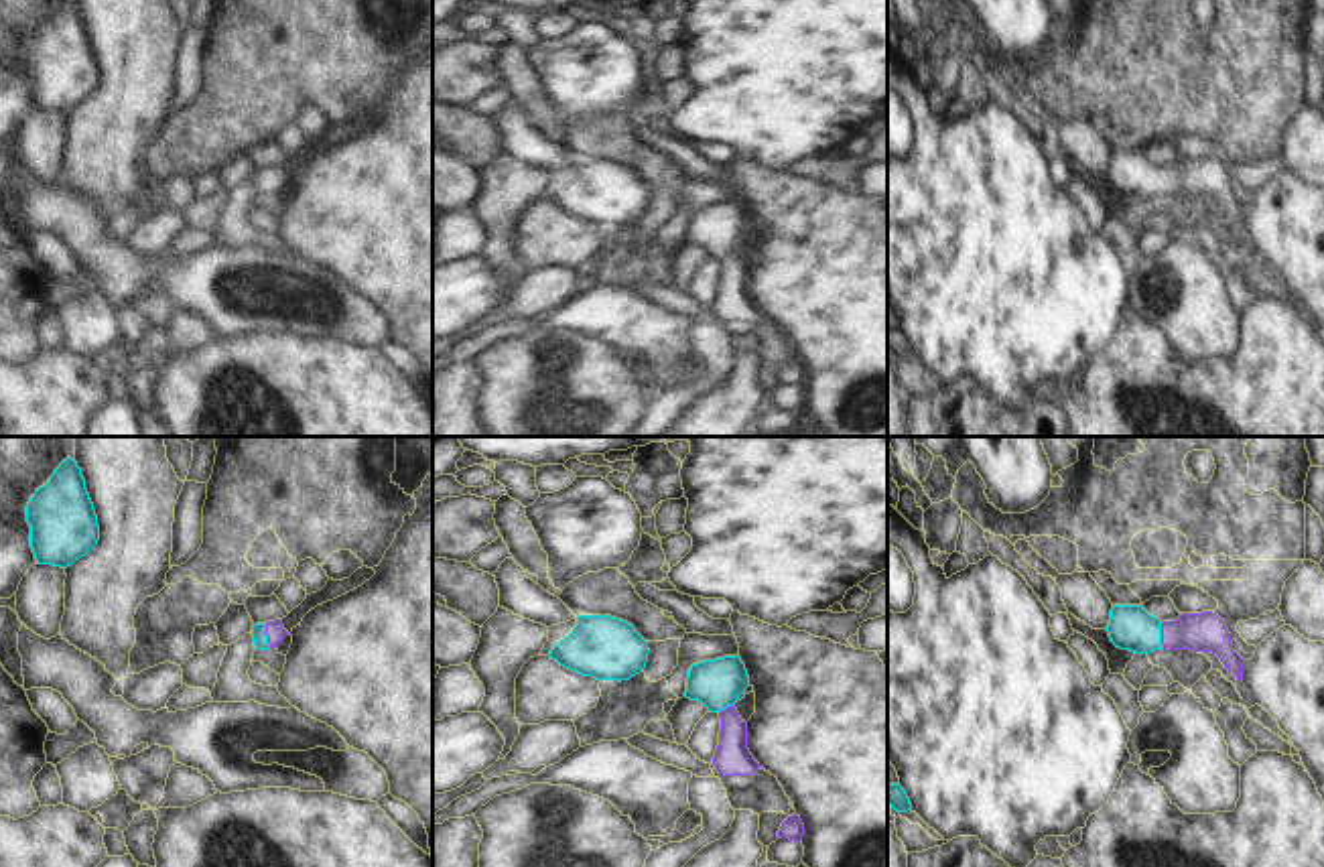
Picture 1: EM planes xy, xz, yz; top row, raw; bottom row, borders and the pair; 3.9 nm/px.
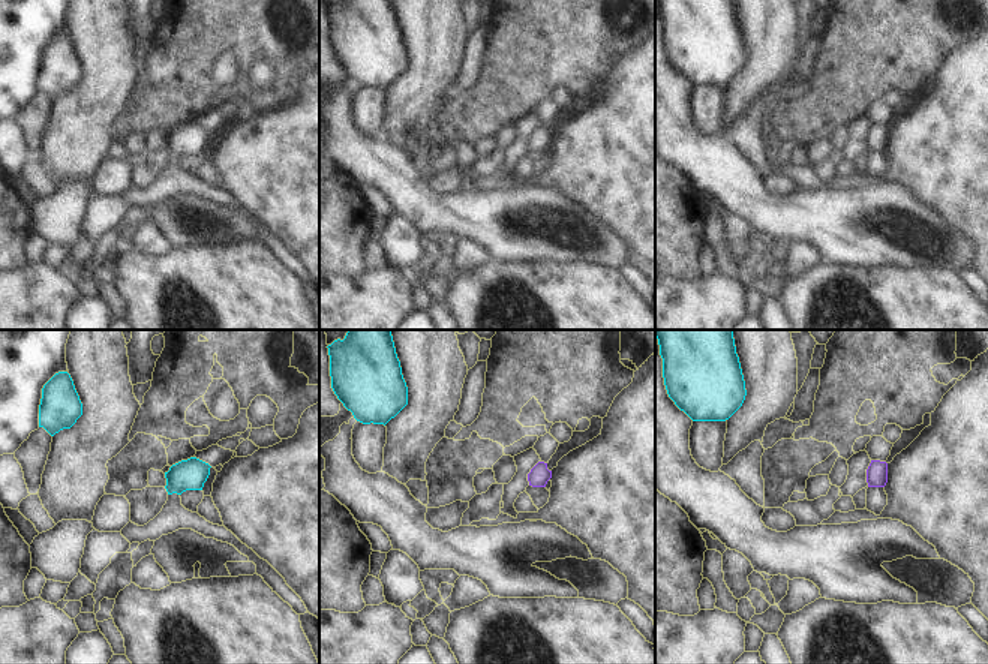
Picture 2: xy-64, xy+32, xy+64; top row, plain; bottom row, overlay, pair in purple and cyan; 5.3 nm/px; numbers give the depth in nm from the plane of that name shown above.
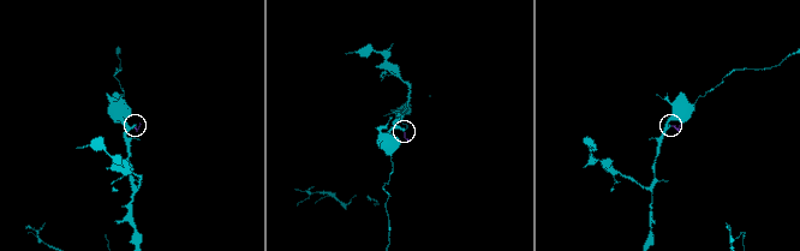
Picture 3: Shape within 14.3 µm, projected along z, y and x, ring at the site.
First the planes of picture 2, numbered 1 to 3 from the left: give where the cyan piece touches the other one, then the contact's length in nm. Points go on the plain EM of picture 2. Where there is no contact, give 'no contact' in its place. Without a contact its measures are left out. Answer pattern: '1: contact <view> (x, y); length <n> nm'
1: no contact
2: no contact
3: no contact

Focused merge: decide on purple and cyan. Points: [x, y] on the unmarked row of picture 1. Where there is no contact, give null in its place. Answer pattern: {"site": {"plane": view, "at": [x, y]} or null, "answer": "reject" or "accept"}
{"site": {"plane": "yz", "at": [1162, 179]}, "answer": "accept"}

